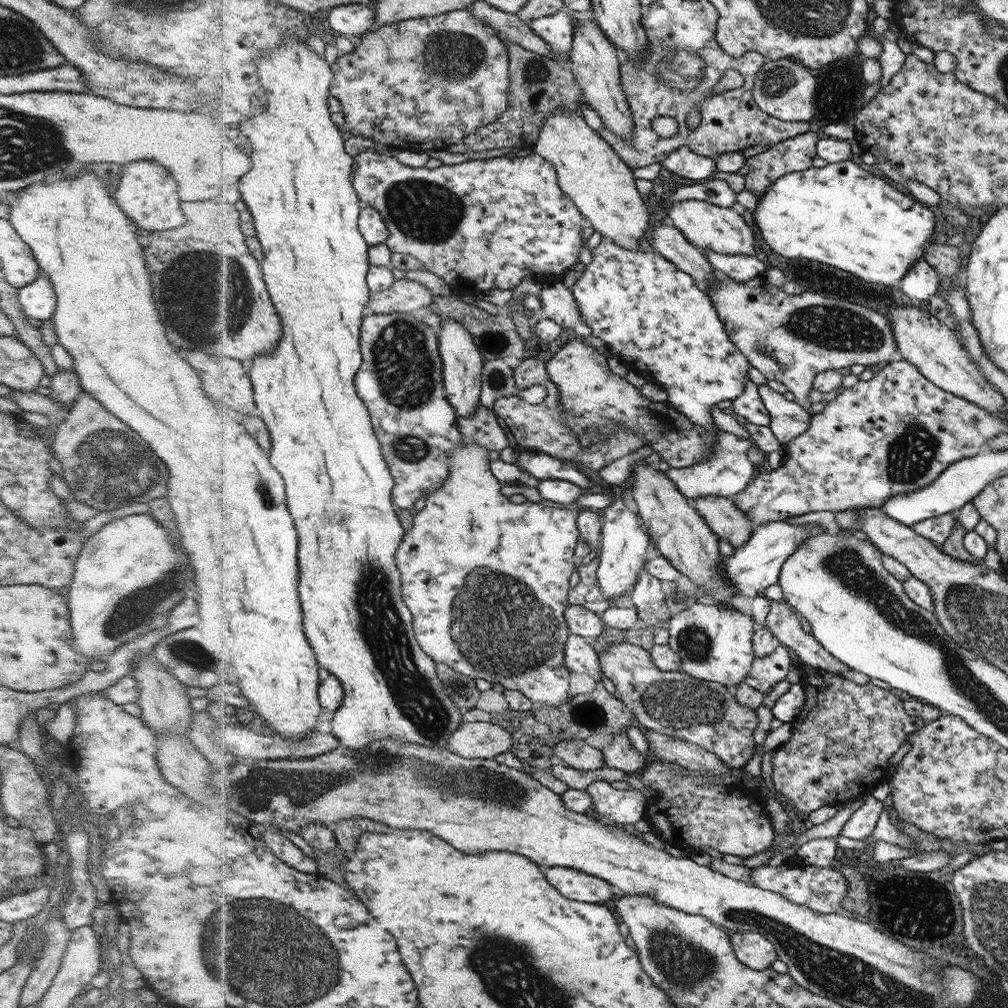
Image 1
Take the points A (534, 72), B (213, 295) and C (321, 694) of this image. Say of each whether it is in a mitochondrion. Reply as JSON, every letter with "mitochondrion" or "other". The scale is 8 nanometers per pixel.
{"A":"mitochondrion","B":"mitochondrion","C":"other"}

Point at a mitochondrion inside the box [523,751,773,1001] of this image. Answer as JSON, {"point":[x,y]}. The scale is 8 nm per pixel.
{"point":[673,954]}

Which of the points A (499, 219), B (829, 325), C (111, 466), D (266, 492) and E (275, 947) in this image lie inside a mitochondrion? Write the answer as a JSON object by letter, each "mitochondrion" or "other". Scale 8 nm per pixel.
{"A":"other","B":"mitochondrion","C":"mitochondrion","D":"mitochondrion","E":"mitochondrion"}

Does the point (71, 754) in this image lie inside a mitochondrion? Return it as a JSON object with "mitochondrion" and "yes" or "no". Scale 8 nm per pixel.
{"mitochondrion":"no"}

